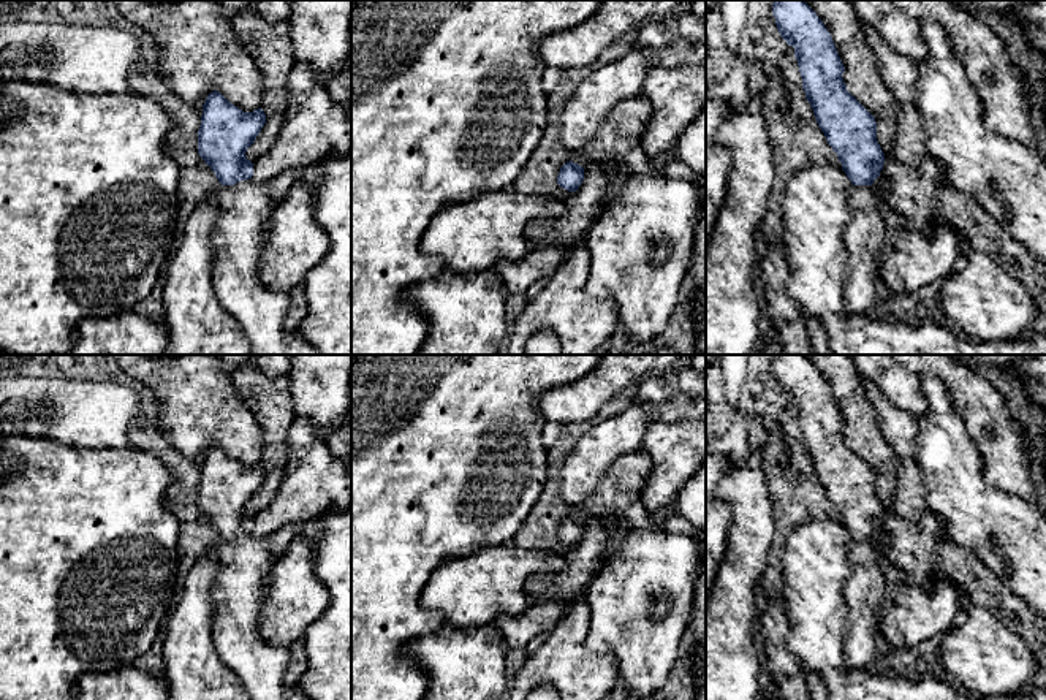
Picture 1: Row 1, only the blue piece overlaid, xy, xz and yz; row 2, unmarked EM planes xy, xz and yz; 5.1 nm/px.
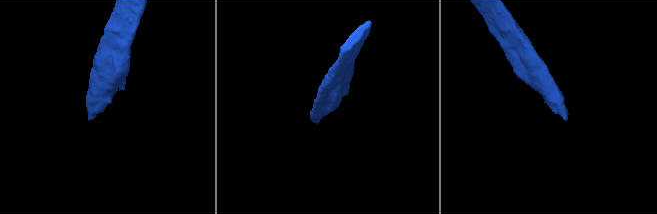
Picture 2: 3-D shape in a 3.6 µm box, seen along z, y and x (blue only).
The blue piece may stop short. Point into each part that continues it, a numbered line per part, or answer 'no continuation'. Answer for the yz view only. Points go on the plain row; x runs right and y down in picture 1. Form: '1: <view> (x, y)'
1: yz (866, 591)

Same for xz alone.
1: xz (622, 485)

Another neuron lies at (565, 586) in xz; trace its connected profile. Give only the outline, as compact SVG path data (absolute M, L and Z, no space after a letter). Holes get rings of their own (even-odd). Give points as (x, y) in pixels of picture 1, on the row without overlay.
M598 518L584 523L584 535L574 546L563 572L533 573L524 581L530 603L559 602L568 605L582 595L601 567L606 532Z

